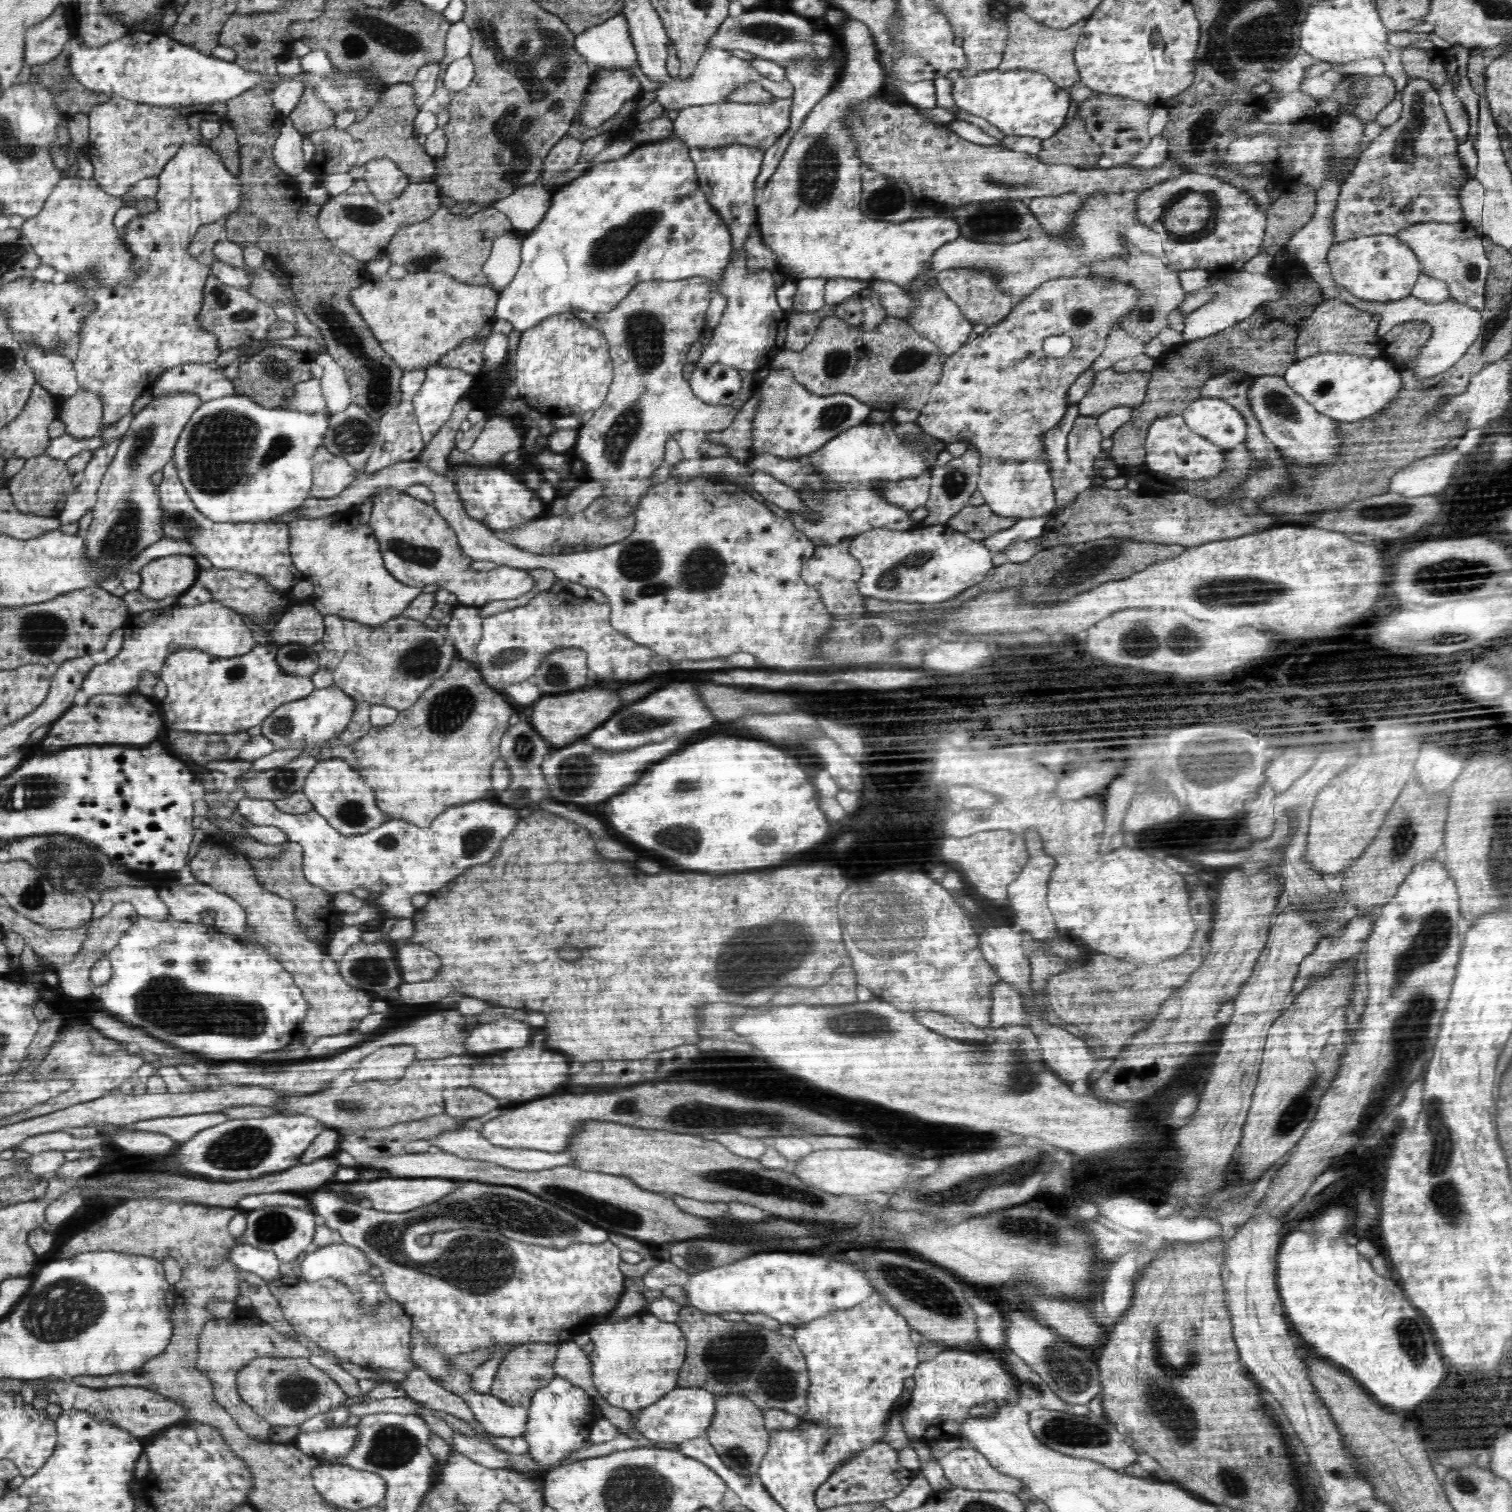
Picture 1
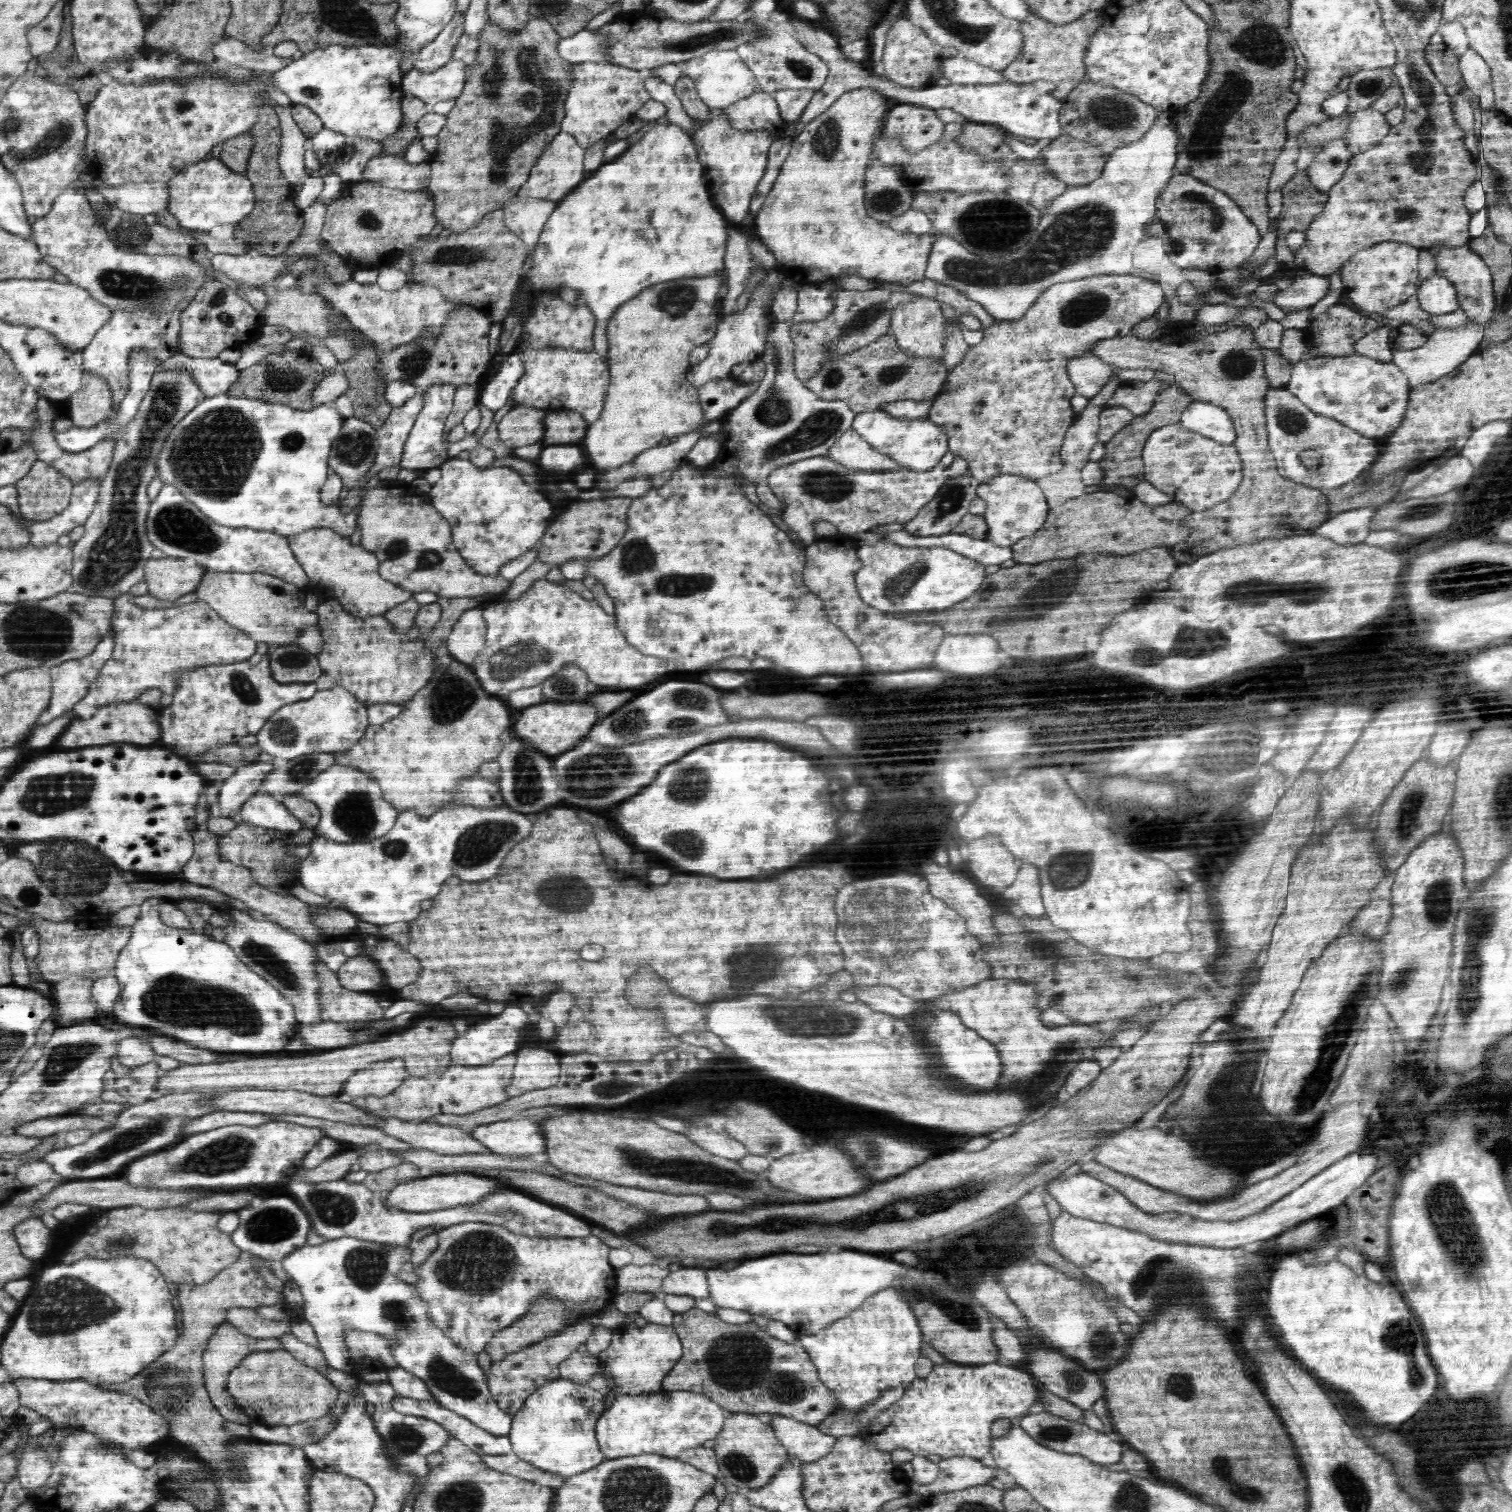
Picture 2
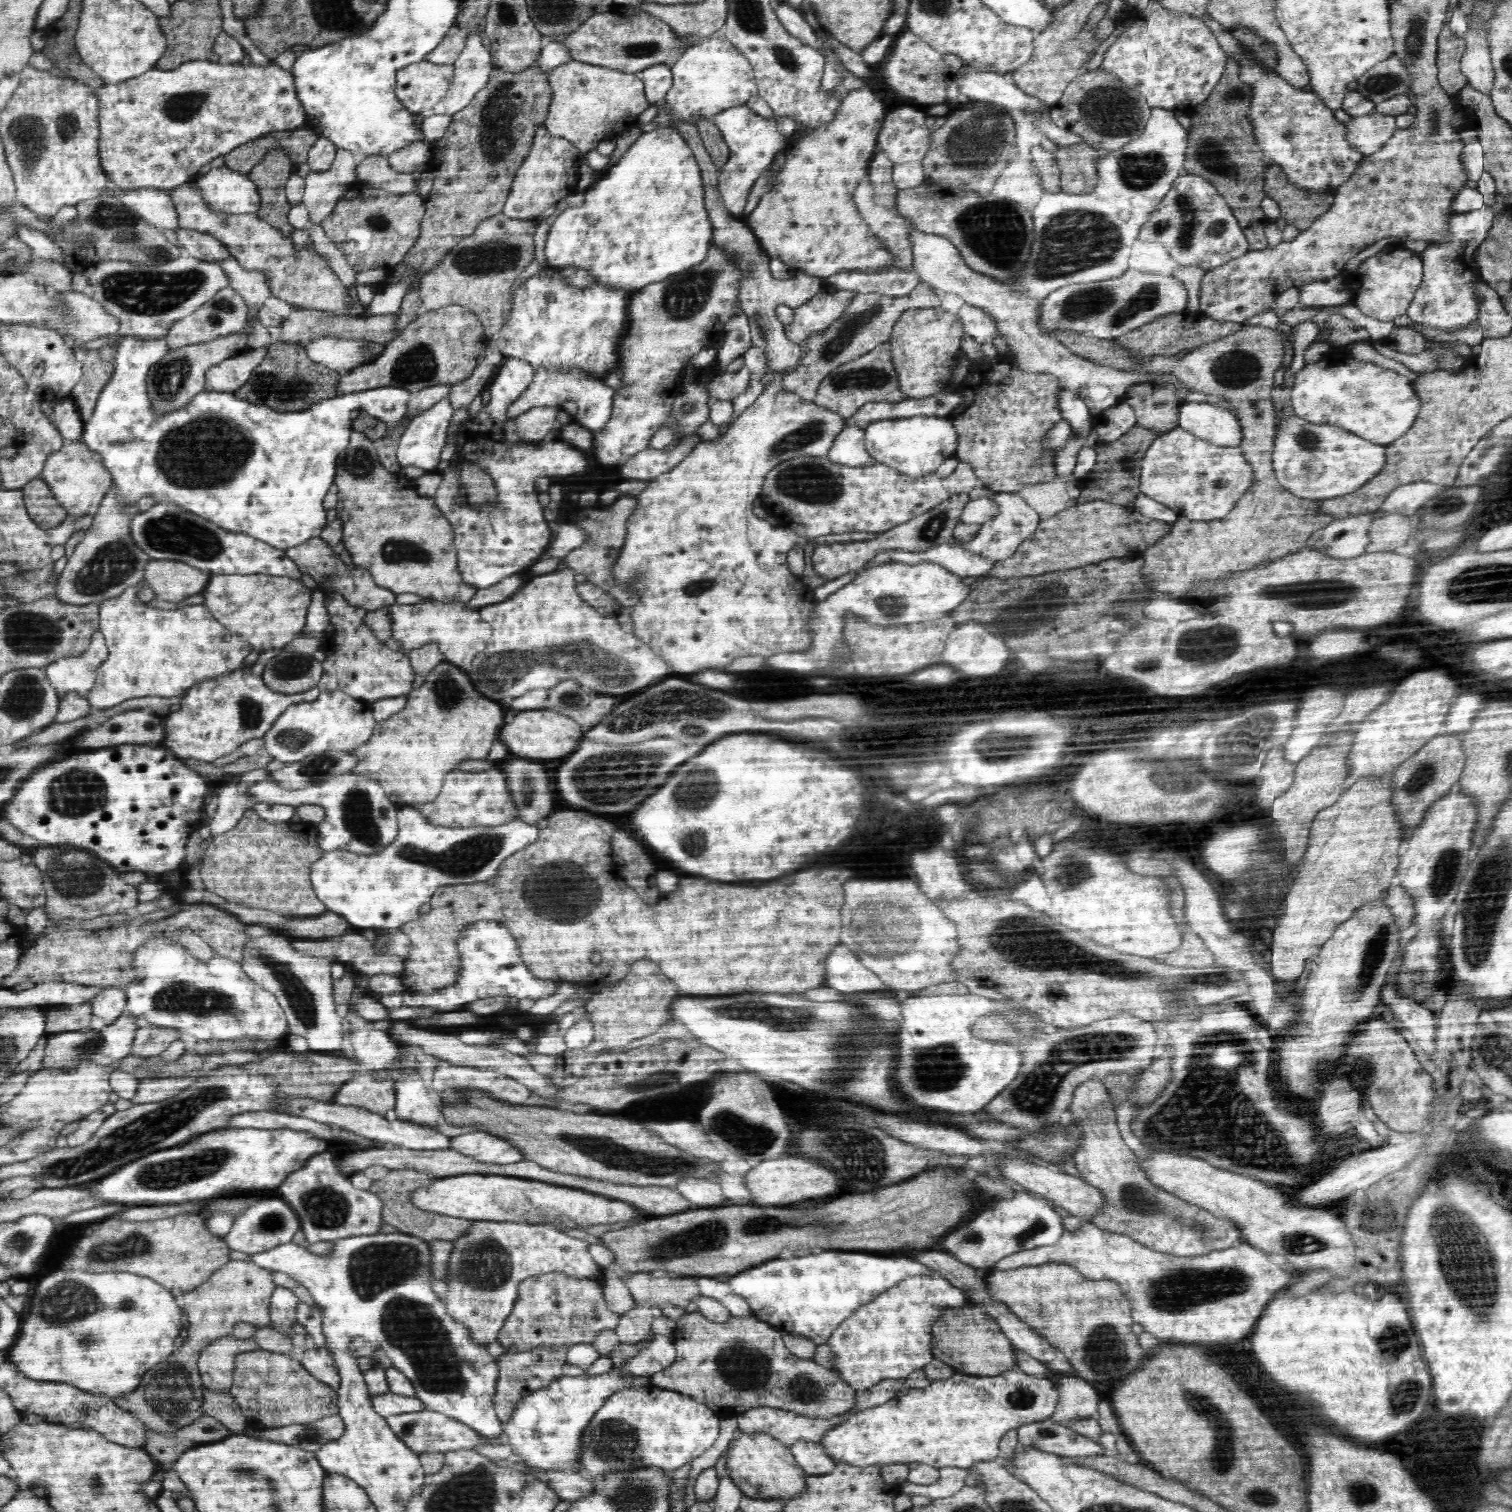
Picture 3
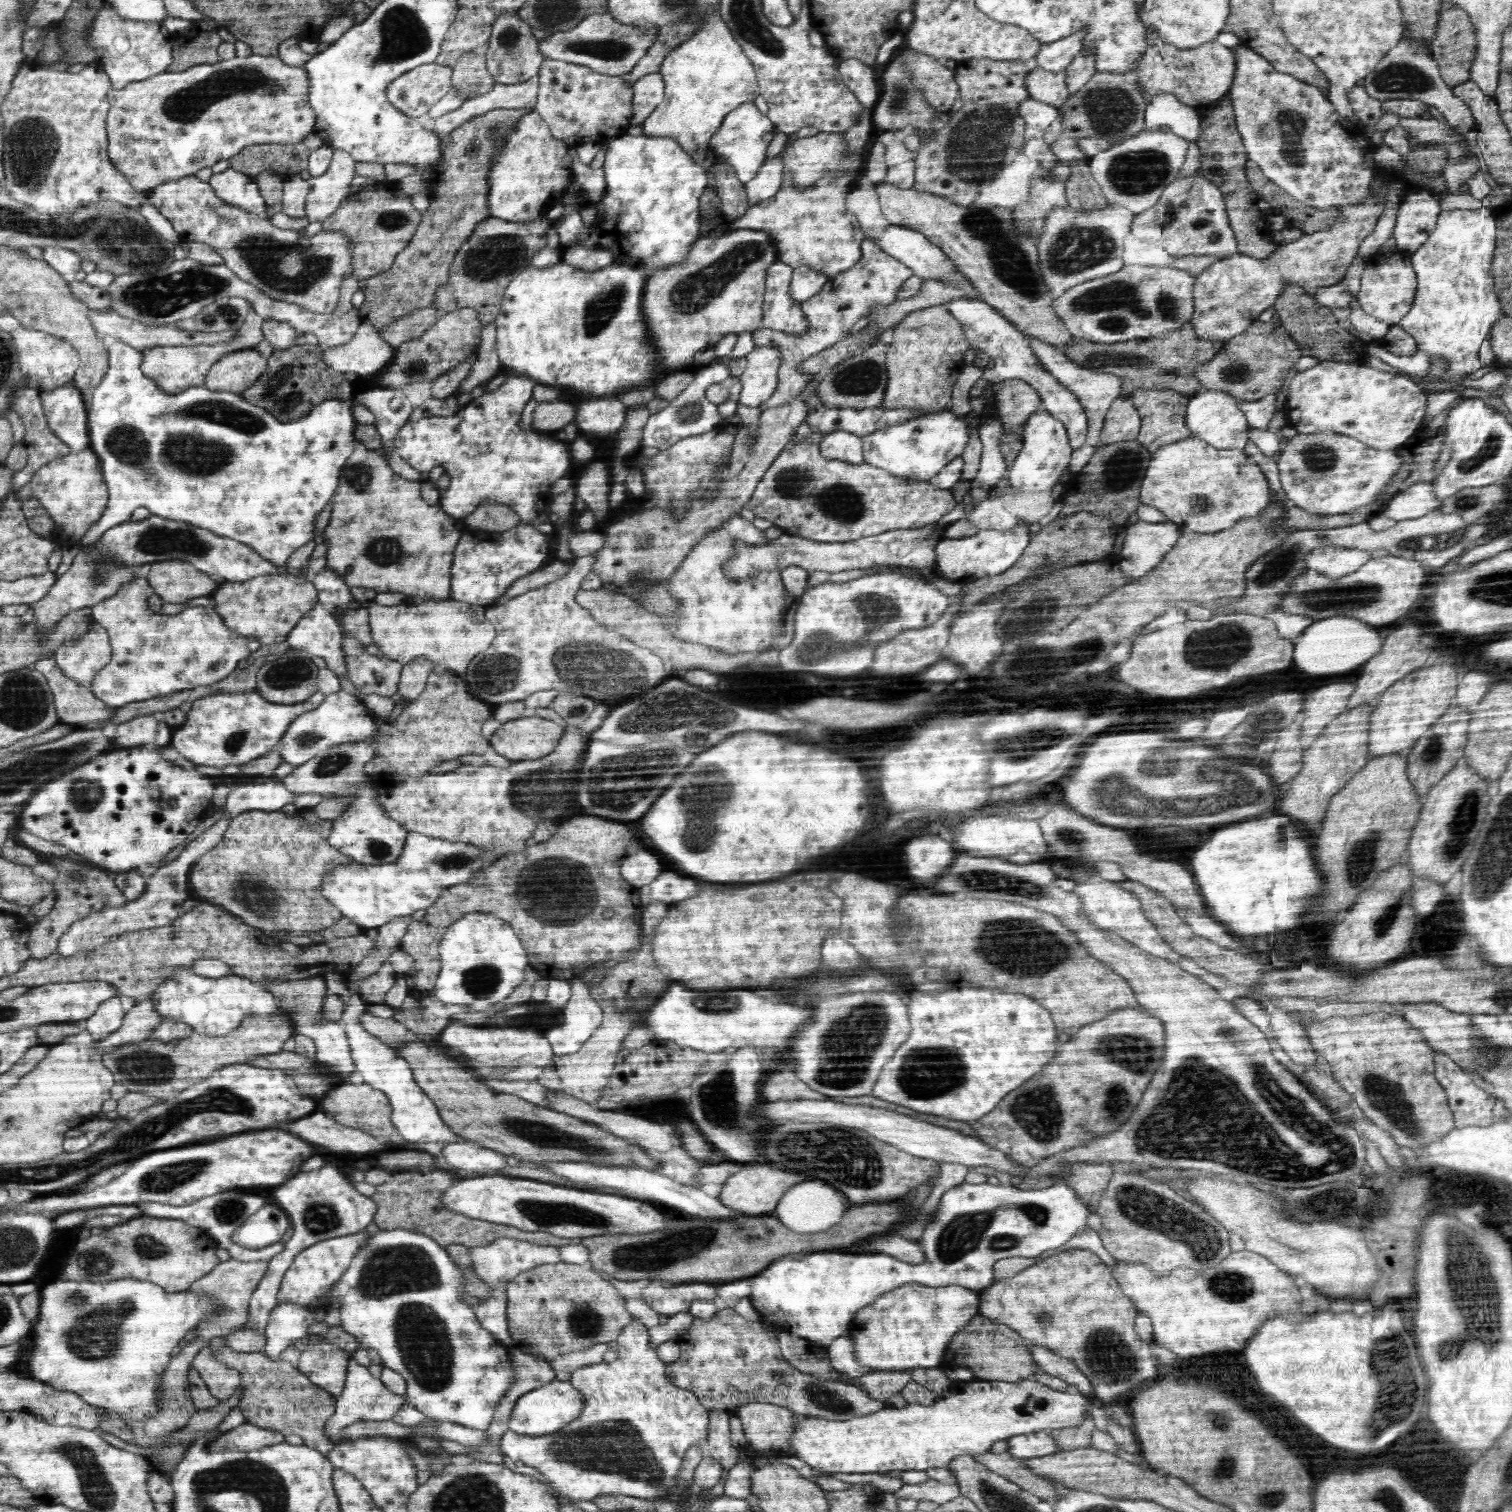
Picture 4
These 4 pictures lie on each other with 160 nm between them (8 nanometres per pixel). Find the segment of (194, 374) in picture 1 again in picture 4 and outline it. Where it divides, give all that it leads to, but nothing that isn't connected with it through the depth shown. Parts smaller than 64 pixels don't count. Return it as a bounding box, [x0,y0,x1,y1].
[204,348,268,394]

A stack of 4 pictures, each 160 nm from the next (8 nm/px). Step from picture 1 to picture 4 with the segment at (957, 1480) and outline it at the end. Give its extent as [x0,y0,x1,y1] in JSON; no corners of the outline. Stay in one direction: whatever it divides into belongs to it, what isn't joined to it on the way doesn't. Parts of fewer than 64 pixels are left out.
[893,1467,960,1504]

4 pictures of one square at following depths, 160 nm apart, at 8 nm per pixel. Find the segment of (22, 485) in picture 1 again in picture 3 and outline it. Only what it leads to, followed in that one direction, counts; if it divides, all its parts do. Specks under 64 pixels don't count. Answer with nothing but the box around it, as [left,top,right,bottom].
[21,475,66,530]

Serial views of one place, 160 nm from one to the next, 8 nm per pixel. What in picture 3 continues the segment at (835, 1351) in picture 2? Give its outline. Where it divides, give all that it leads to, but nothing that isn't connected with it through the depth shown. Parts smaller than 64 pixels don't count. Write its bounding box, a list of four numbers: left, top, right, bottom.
[826,1275,968,1392]

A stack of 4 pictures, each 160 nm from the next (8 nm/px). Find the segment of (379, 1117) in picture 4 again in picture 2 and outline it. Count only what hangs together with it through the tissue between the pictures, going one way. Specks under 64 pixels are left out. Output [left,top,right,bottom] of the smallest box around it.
[344,1060,406,1098]

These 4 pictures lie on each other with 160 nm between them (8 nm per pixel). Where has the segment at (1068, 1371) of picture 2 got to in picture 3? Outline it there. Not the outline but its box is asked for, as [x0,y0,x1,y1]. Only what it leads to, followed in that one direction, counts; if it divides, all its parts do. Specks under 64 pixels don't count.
[1051,1374,1100,1426]

